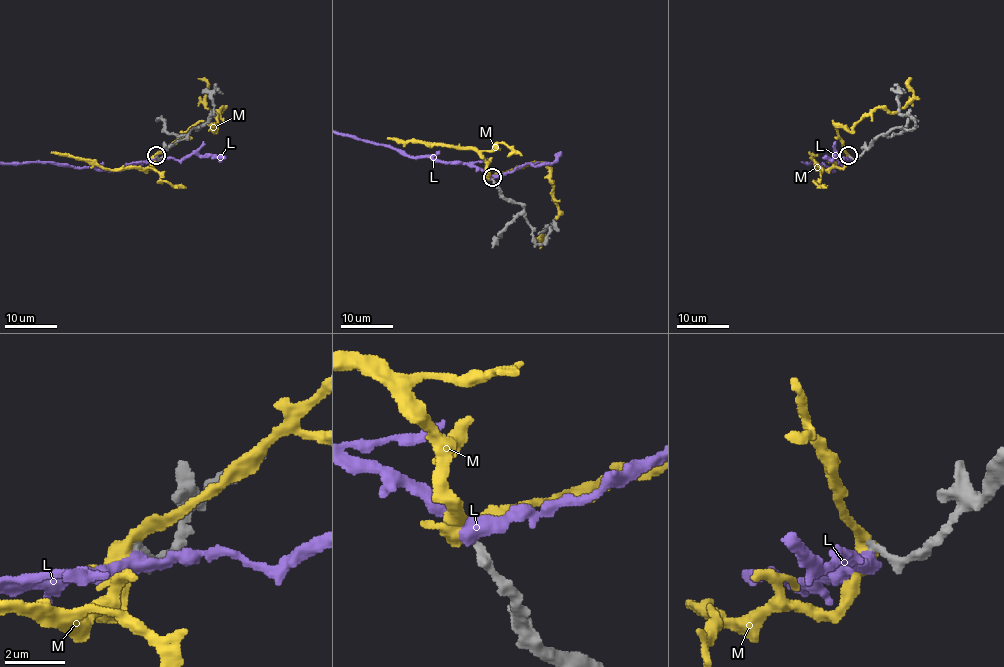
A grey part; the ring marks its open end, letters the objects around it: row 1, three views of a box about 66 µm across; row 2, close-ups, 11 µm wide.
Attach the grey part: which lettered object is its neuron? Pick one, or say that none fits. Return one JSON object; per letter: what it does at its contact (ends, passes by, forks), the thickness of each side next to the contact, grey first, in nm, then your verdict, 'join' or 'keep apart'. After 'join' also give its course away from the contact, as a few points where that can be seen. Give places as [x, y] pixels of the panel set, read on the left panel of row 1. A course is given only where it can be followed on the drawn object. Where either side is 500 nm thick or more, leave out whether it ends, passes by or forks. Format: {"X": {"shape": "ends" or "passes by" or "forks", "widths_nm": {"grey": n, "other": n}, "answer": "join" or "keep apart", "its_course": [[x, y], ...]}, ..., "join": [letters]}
{"L": {"shape": "passes by", "widths_nm": {"grey": 280, "other": 420}, "answer": "keep apart"}, "M": {"shape": "passes by", "widths_nm": {"grey": 240, "other": 440}, "answer": "keep apart"}, "join": []}

